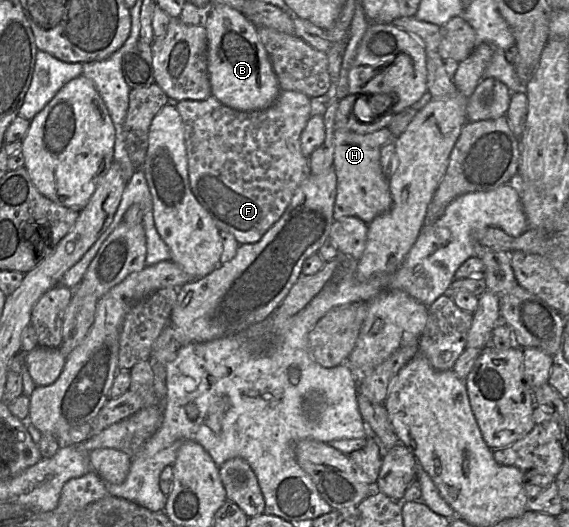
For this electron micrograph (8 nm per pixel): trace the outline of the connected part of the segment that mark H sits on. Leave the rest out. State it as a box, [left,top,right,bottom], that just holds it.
[333,128,395,224]

